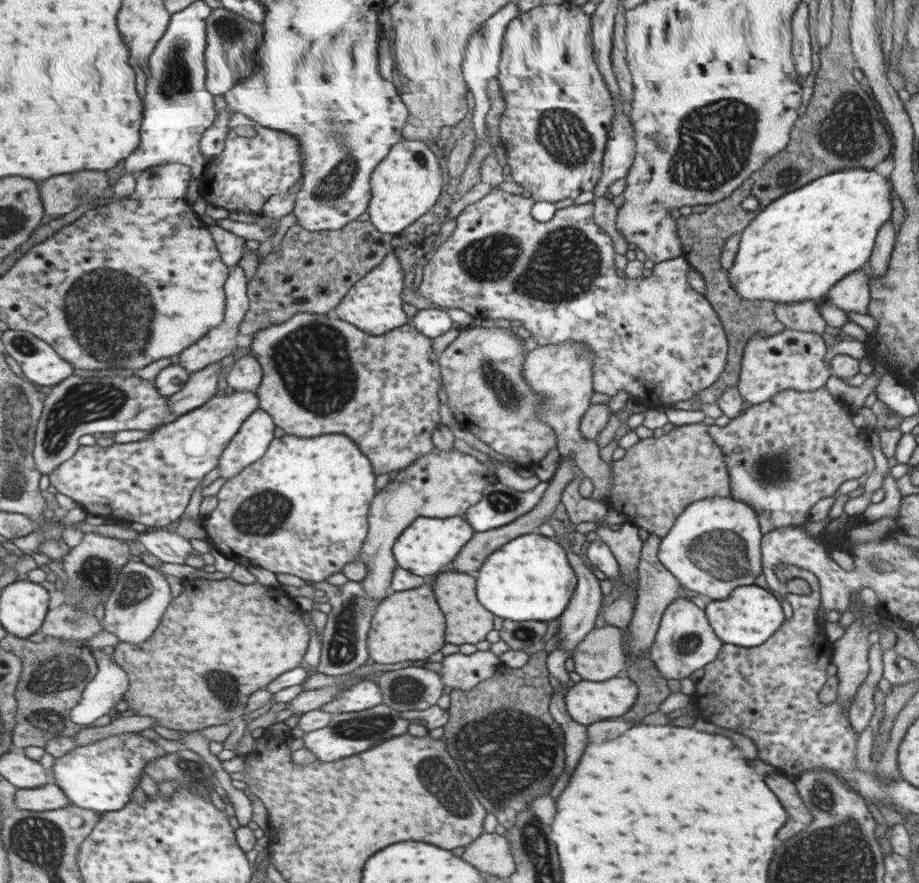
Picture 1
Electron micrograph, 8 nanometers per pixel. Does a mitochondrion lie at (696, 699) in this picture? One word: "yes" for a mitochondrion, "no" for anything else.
no

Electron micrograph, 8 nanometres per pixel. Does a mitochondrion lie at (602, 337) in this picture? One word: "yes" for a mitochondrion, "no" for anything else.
no

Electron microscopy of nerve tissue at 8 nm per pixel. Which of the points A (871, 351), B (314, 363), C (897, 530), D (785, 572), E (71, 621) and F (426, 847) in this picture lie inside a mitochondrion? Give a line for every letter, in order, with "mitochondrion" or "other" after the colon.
A: other
B: mitochondrion
C: other
D: mitochondrion
E: mitochondrion
F: other

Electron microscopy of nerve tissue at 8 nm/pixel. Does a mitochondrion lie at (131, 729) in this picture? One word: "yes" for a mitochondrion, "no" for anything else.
no

